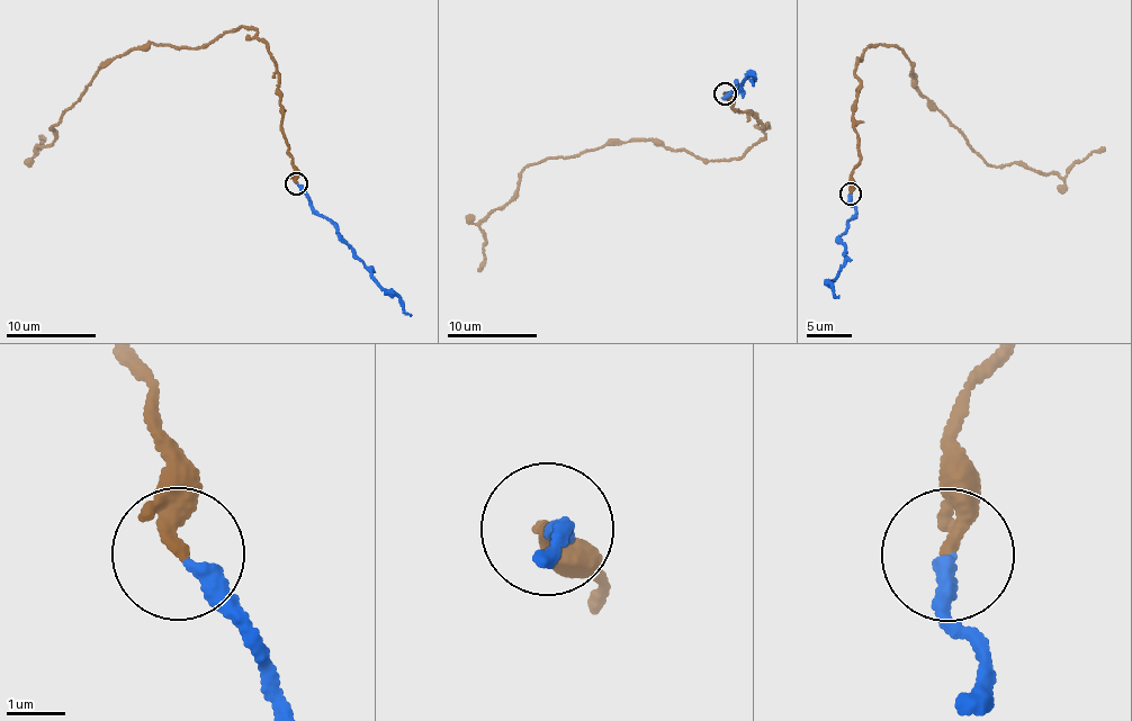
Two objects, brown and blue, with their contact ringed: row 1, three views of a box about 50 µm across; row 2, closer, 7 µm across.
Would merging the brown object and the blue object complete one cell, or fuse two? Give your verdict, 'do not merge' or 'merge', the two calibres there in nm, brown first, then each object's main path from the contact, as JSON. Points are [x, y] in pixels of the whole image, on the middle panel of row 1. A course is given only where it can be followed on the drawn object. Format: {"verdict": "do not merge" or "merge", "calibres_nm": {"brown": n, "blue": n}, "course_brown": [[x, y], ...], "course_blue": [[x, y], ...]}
{"verdict": "merge", "calibres_nm": {"brown": 280, "blue": 240}, "course_brown": [[725, 93], [770, 127], [740, 158], [706, 162], [649, 138], [529, 165], [518, 196], [479, 223], [479, 272]], "course_blue": [[725, 96], [726, 91], [725, 98], [735, 93], [735, 83], [738, 90], [751, 75], [753, 86]]}

